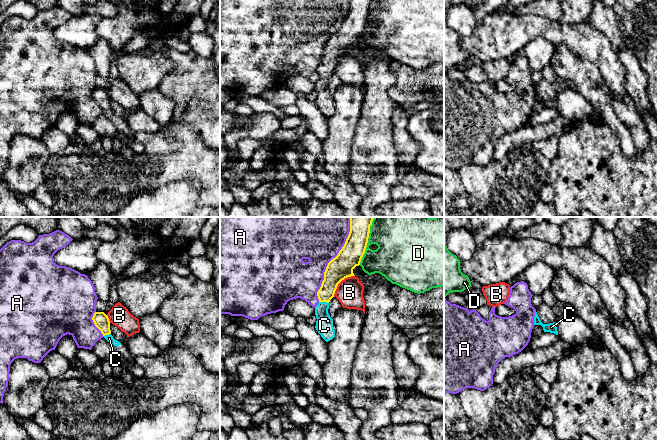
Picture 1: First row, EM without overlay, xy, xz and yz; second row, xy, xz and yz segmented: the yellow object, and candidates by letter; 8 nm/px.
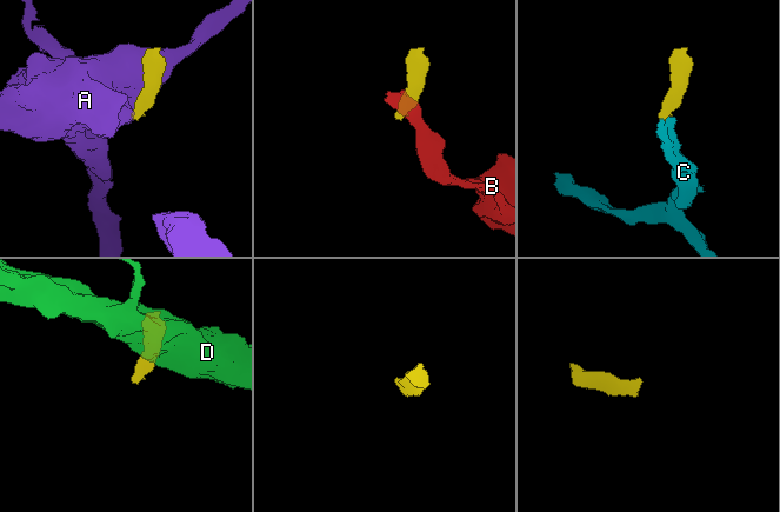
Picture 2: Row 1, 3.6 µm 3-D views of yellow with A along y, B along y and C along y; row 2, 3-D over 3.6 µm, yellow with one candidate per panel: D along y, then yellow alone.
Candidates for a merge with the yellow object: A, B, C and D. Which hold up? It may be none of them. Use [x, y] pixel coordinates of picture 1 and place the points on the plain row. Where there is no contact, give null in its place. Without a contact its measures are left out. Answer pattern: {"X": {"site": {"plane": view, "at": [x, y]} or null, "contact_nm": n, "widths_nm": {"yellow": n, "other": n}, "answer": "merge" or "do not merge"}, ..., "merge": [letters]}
{"A": {"site": {"plane": "xz", "at": [328, 39]}, "contact_nm": 700, "widths_nm": {"yellow": 190, "other": 320}, "answer": "do not merge"}, "B": {"site": {"plane": "xz", "at": [340, 57]}, "contact_nm": 240, "widths_nm": {"yellow": 190, "other": 220}, "answer": "do not merge"}, "C": {"site": {"plane": "xz", "at": [324, 77]}, "contact_nm": 80, "widths_nm": {"yellow": 170, "other": 140}, "answer": "merge"}, "D": {"site": {"plane": "xz", "at": [366, 20]}, "contact_nm": 340, "widths_nm": {"yellow": 180, "other": 320}, "answer": "do not merge"}, "merge": ["C"]}

